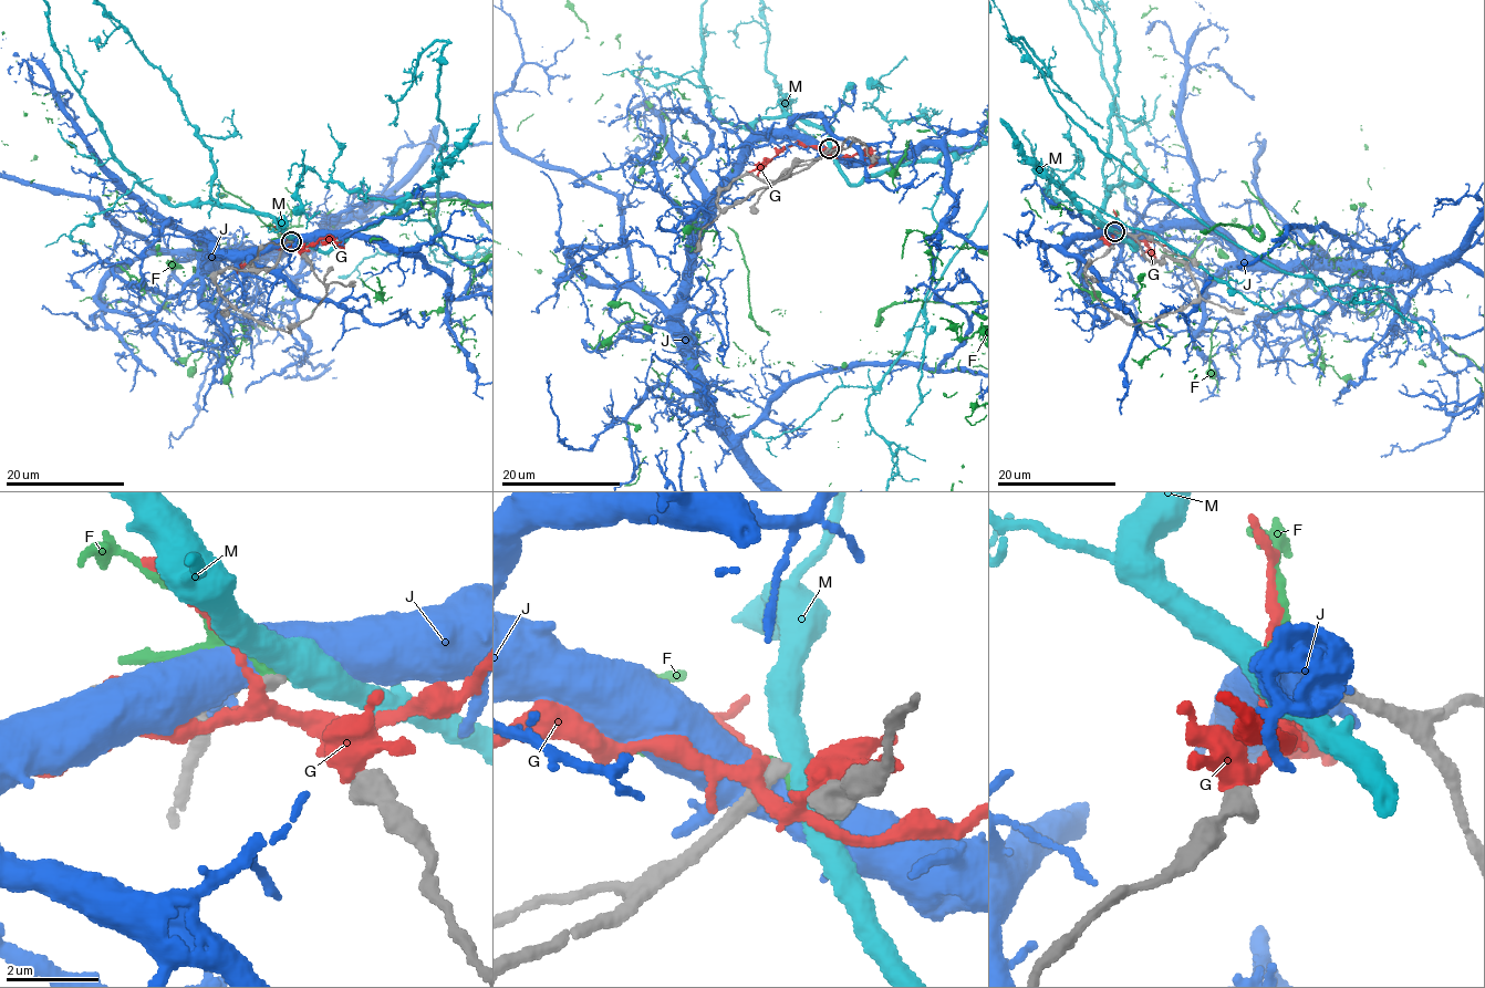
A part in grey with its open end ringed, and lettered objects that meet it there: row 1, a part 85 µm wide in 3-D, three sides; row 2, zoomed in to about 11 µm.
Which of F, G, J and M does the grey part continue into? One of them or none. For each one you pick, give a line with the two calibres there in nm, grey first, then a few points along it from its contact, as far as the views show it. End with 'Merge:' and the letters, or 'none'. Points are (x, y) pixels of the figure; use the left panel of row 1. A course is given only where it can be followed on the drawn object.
Merge: none

